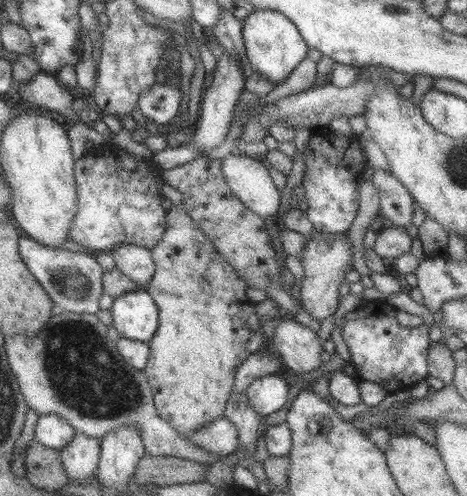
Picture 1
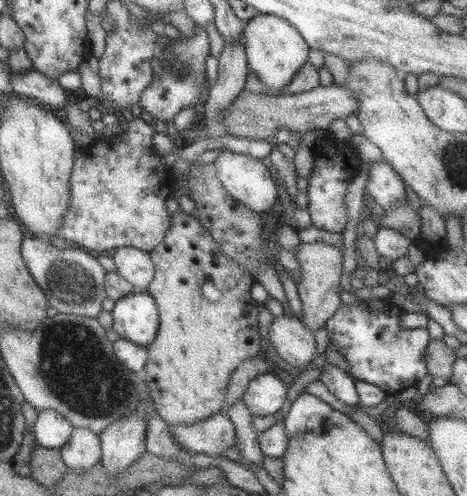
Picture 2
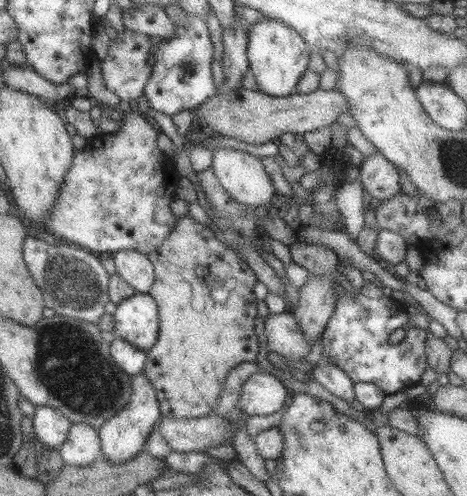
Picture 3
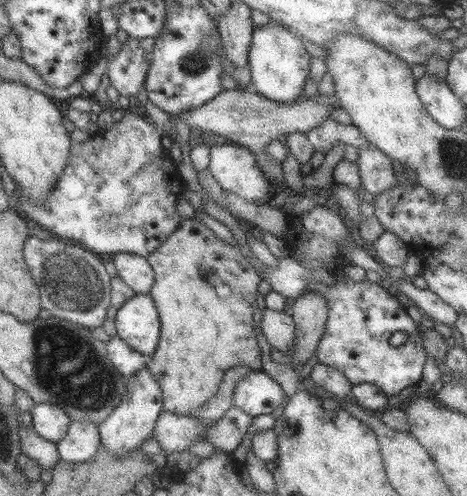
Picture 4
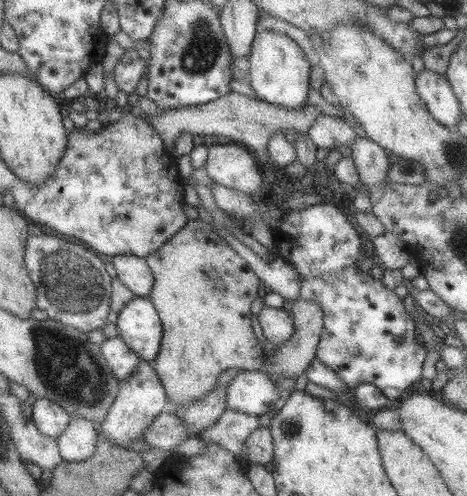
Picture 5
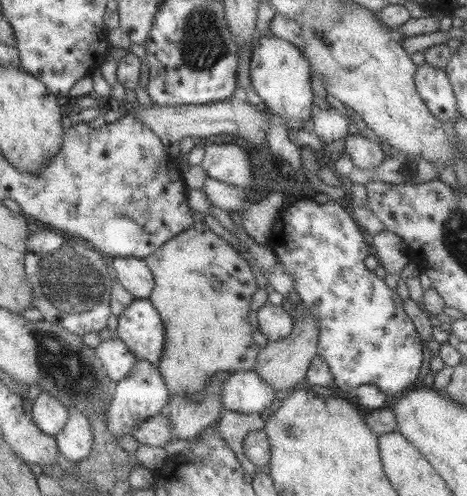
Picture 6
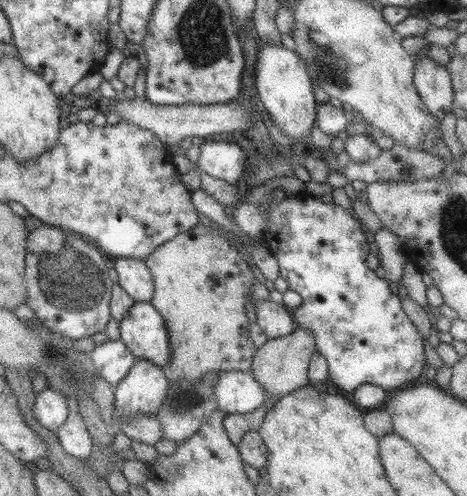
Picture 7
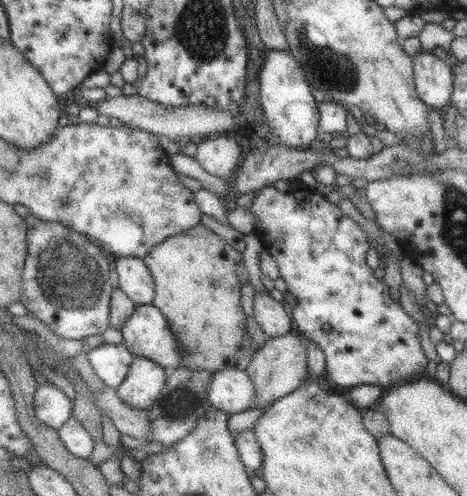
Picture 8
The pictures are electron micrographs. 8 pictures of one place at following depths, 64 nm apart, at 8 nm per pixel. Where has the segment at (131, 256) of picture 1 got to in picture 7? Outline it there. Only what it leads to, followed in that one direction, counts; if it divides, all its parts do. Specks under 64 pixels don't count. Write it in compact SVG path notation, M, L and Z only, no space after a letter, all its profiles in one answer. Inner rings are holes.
M117 258L113 264L115 274L119 276L119 286L123 292L137 304L137 302L151 302L155 284L151 270L143 264L143 260L133 260L133 258Z

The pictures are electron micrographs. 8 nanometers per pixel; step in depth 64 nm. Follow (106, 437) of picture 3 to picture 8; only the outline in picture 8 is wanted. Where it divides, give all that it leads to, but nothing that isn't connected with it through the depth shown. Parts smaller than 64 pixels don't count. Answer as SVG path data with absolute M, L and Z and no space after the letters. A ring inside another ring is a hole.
M133 356L127 376L115 390L119 400L133 410L149 410L165 388L167 370L145 356Z

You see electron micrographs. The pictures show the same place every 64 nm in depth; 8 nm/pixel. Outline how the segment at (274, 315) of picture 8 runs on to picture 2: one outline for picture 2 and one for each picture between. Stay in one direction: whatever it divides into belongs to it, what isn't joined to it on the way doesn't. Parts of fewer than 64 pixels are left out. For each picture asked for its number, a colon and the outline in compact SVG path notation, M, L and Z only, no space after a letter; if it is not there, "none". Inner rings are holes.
2: M277 316L267 328L267 338L273 348L285 362L295 370L303 372L305 364L311 362L315 354L315 334L311 334L299 318Z
3: M269 314L265 316L265 338L267 350L289 360L305 360L307 352L311 352L301 338L297 328L297 320L289 314Z
4: M263 308L261 330L267 344L275 350L275 354L287 354L291 350L295 338L295 320L289 314Z
5: M263 306L263 310L259 312L259 324L261 324L263 338L273 346L285 344L293 334L293 320L283 308Z
6: M269 302L257 310L257 320L259 332L267 338L267 342L283 340L291 334L295 324L295 320L283 310L283 306L271 306Z
7: M257 300L255 318L257 318L257 324L263 336L267 336L267 340L277 340L295 330L295 320L291 312L285 310L283 304L275 304L269 300Z

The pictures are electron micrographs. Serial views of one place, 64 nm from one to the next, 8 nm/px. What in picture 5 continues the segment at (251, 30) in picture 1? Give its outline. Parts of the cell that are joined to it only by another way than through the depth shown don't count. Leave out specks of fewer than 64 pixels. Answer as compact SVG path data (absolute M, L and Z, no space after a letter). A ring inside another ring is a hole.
M259 30L255 34L251 52L249 52L249 80L251 88L259 100L273 104L275 108L285 108L287 112L303 112L307 94L311 90L311 58L307 58L299 46L283 34Z

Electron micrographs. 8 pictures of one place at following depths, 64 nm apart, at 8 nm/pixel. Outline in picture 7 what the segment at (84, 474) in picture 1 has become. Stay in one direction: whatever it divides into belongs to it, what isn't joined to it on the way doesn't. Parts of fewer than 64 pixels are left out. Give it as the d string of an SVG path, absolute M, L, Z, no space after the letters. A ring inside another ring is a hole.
M67 394L67 408L69 408L69 416L55 434L57 434L63 450L69 456L75 456L79 460L87 460L93 454L95 442L89 436L83 420L77 414L77 398L73 394Z

